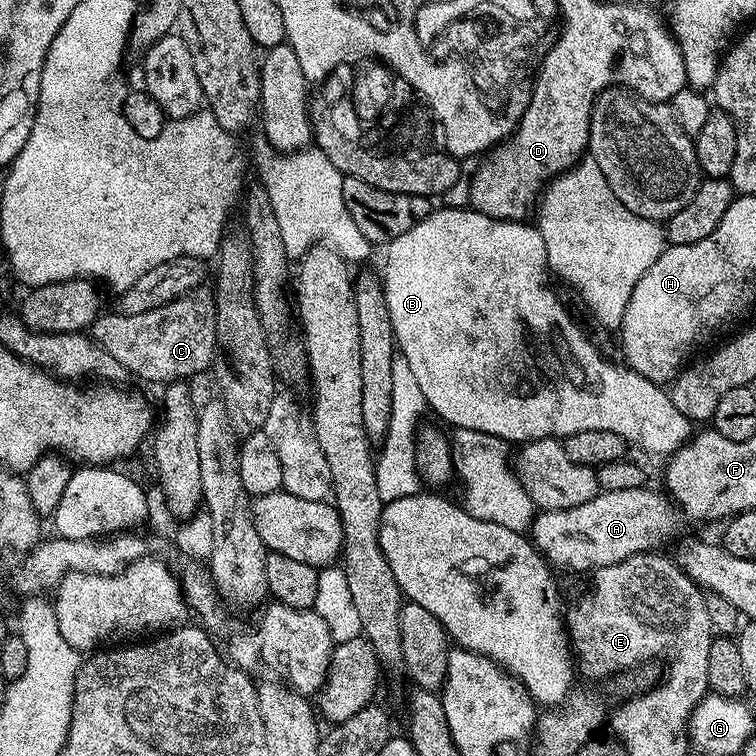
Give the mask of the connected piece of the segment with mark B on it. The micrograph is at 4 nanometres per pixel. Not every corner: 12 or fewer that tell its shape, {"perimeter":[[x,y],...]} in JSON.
{"perimeter":[[440,206],[382,283],[425,405],[456,430],[690,422],[547,288],[539,227]]}

